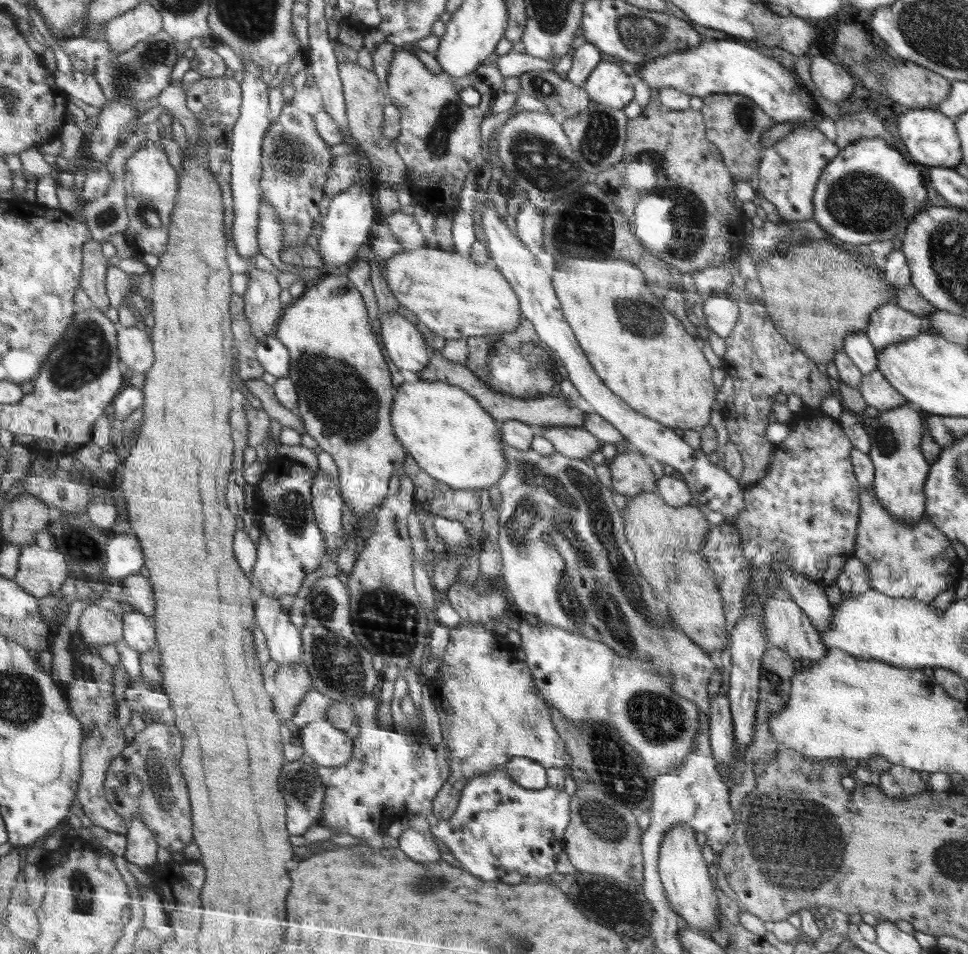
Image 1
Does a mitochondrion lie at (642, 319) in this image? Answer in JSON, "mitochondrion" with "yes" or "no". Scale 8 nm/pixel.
{"mitochondrion":"yes"}

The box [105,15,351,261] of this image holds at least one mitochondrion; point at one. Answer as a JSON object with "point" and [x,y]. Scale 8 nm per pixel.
{"point":[126,78]}

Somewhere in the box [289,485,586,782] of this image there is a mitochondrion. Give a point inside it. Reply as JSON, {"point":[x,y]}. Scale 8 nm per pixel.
{"point":[340,664]}

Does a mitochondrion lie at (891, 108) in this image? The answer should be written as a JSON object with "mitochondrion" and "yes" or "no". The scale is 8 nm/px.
{"mitochondrion":"no"}

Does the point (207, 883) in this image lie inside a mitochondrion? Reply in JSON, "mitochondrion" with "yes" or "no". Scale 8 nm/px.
{"mitochondrion":"no"}

